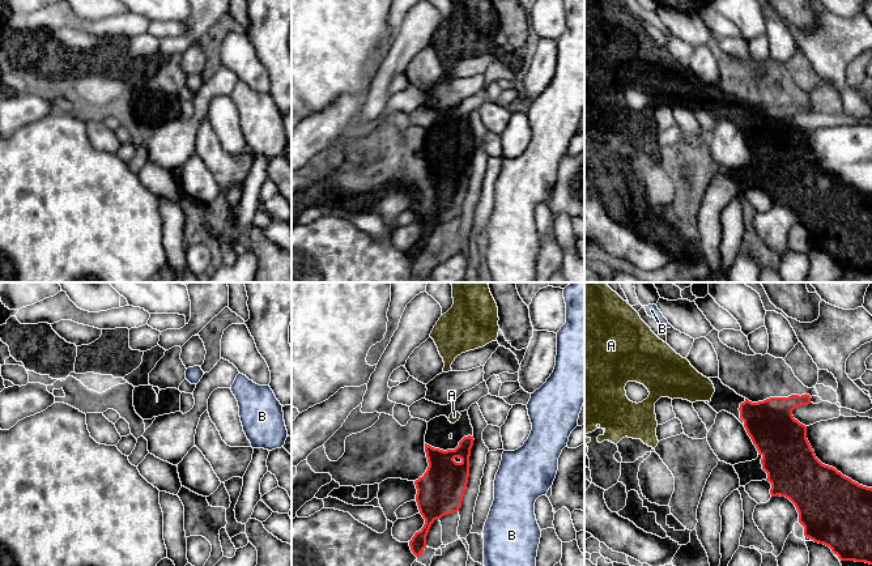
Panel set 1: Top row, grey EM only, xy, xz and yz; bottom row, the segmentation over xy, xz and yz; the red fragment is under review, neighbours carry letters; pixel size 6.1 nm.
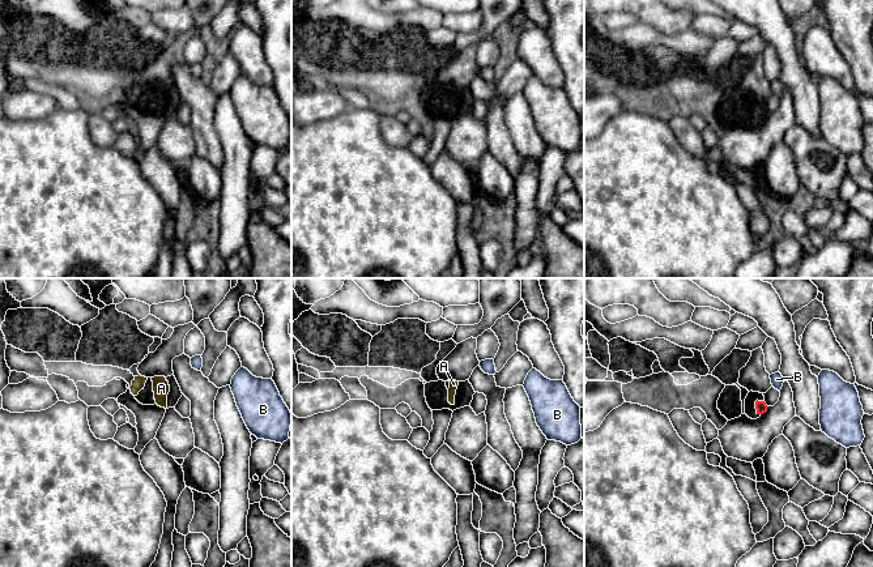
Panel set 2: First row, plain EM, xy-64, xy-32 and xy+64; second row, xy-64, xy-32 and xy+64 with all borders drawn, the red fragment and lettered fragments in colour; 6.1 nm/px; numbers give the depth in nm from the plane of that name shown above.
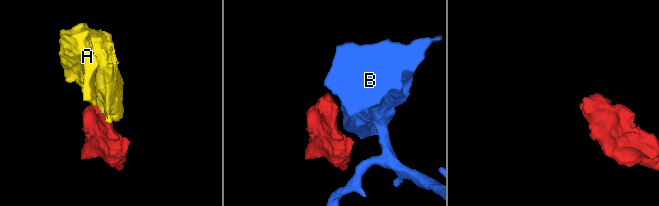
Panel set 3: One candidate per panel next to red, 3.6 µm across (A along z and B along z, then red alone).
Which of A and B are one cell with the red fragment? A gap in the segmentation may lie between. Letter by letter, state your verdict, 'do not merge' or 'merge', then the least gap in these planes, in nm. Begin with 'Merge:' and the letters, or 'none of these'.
Merge: A
A: merge; 110 nm apart
B: do not merge; 160 nm apart

